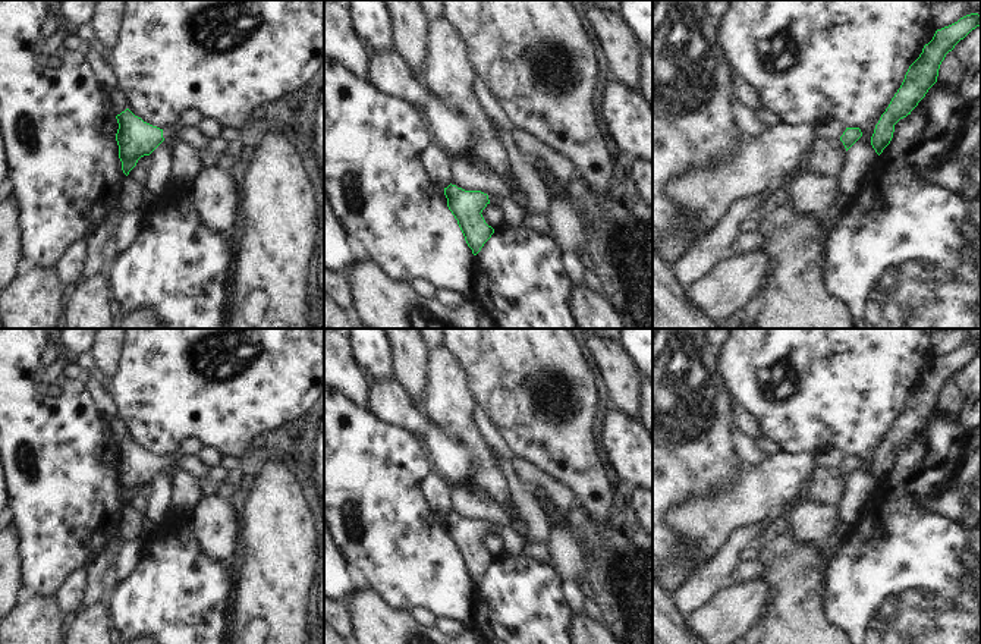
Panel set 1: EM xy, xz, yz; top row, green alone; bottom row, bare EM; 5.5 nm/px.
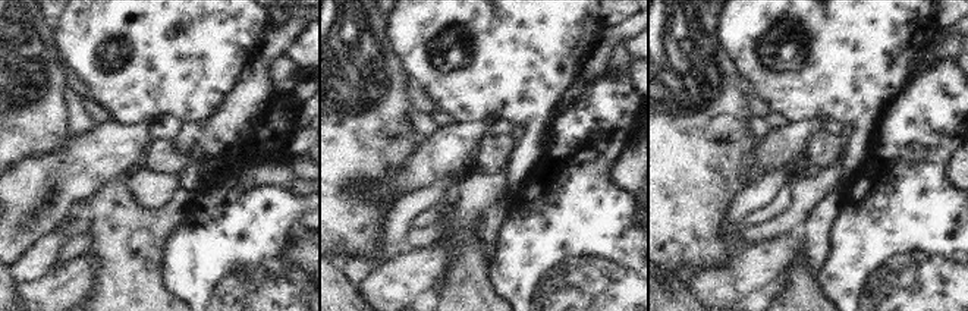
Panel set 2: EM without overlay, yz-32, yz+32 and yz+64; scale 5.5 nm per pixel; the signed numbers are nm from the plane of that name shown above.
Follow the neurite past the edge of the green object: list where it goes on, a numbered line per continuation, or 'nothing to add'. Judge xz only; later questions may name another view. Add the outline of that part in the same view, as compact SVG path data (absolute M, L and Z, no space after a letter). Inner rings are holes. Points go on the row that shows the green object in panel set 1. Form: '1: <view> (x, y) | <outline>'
1: xz (513, 216) | M488 197L488 200L494 200L500 207L503 213L503 224L506 227L515 229L523 226L523 219L526 213L513 200L501 200L499 197Z

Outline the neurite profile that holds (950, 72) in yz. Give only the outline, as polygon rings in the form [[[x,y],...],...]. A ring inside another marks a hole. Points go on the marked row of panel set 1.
[[[949,51],[940,65],[937,82],[956,87],[960,84],[965,73],[965,67],[959,56],[955,51]]]

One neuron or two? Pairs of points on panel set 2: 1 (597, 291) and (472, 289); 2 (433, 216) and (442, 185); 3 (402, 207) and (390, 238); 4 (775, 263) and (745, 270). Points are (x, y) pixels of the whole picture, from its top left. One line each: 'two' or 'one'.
1: two
2: two
3: one
4: one

